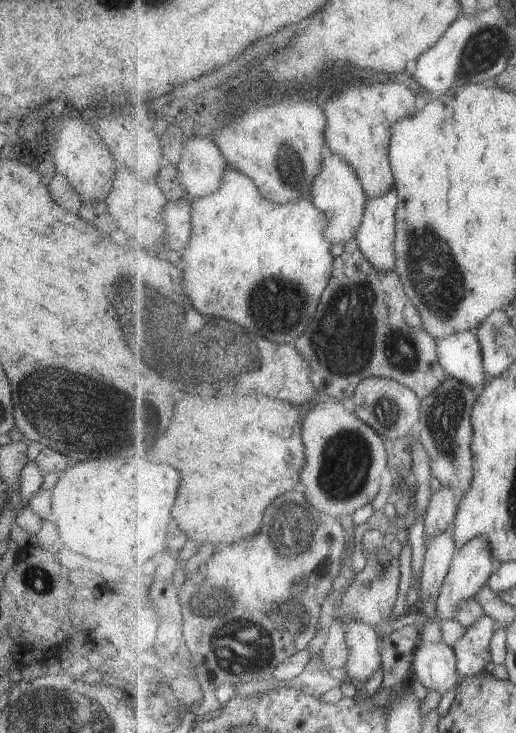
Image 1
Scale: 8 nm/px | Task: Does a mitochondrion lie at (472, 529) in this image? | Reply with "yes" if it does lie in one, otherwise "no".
no

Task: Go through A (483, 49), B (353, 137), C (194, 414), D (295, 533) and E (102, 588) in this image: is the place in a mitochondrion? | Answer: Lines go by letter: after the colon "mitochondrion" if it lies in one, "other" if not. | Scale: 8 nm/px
A: mitochondrion
B: other
C: other
D: mitochondrion
E: other

